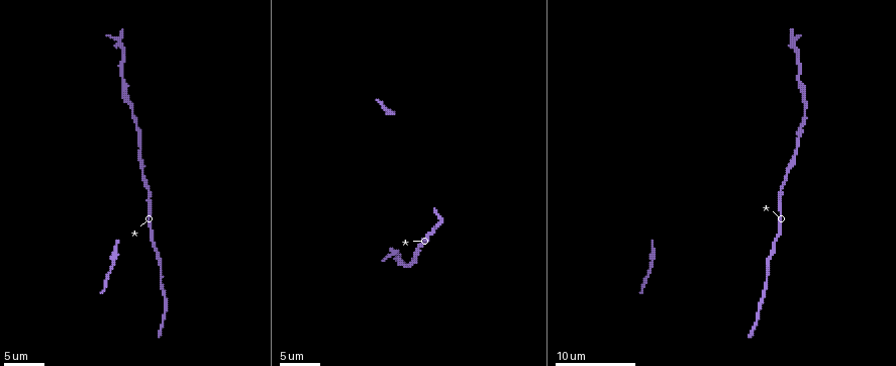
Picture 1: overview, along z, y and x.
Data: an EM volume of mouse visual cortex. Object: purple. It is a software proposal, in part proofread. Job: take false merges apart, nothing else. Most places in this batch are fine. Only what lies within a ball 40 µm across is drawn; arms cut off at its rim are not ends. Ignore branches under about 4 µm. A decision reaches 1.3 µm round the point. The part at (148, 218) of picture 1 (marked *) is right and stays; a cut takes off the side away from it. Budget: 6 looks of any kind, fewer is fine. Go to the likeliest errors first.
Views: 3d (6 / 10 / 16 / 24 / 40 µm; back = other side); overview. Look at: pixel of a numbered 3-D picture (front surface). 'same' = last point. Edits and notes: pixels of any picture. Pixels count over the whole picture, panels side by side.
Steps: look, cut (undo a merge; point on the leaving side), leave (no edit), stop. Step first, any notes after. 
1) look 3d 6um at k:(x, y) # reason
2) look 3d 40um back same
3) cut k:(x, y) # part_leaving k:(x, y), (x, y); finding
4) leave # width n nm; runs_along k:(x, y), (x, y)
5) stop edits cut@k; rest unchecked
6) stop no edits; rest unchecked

look 3d 6um at 1:(768, 257)

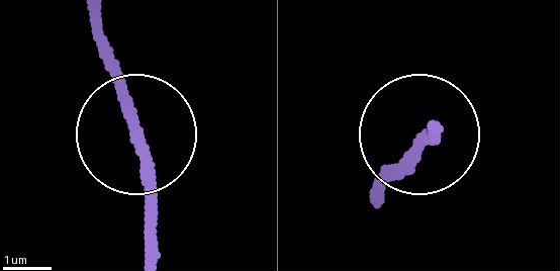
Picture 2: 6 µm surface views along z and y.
leave # width 230 nm; continuous, no second neuron

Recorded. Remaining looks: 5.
look 3d 10um at 1:(142, 170) # a narrow waist

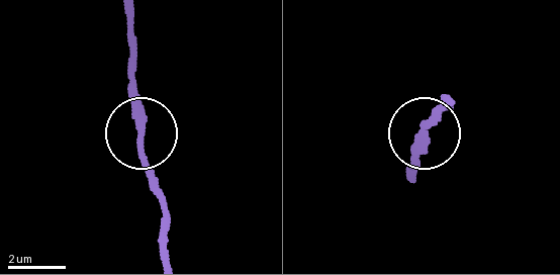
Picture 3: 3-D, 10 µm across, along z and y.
leave # runs_along 3:(163, 257), (163, 198), (141, 148), (133, 49); all the same neuron

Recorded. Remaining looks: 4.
look 3d 6um at 1:(806, 101)

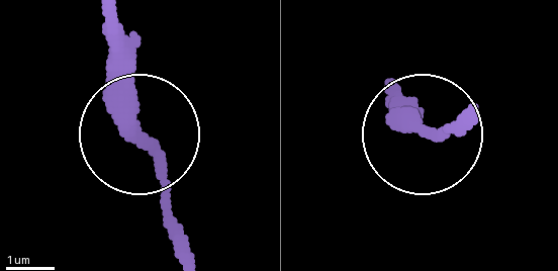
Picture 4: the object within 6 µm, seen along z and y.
leave # width 310 nm; runs_along 4:(182, 258), (162, 162), (130, 113), (118, 16); one neuron here

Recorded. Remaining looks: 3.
stop no edits; rest unchecked

